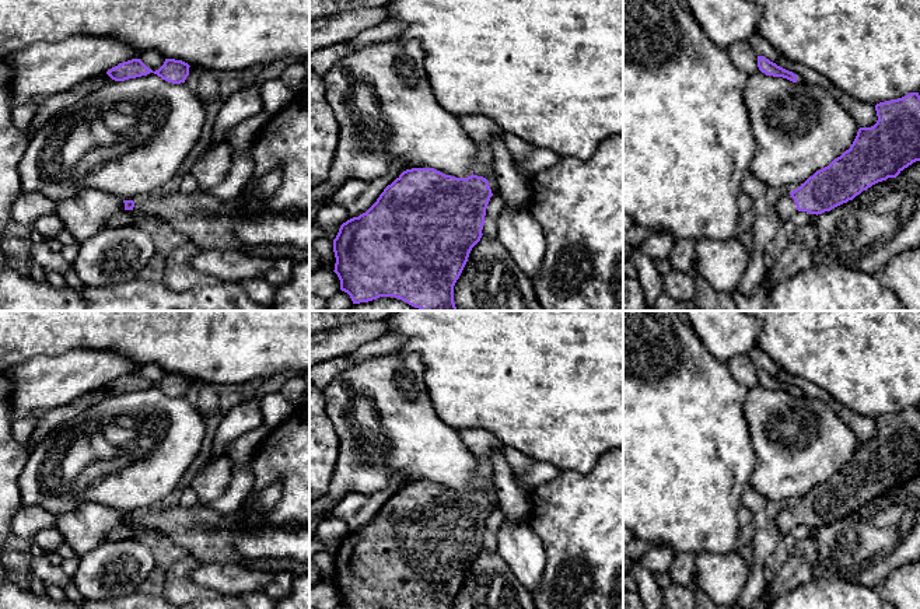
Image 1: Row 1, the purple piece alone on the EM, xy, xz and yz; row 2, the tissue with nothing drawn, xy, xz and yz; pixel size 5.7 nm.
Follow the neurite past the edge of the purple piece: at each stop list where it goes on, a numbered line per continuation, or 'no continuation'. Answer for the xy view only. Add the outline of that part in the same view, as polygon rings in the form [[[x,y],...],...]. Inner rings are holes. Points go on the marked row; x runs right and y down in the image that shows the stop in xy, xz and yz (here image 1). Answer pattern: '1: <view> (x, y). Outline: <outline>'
1: xy (200, 217). Outline: [[[175,192],[168,196],[153,195],[134,202],[133,211],[148,220],[161,223],[174,237],[188,238],[202,249],[237,249],[273,260],[290,258],[294,263],[308,260],[309,249],[293,245],[249,245],[241,241],[234,224],[245,216],[238,200],[220,200],[209,192]]]

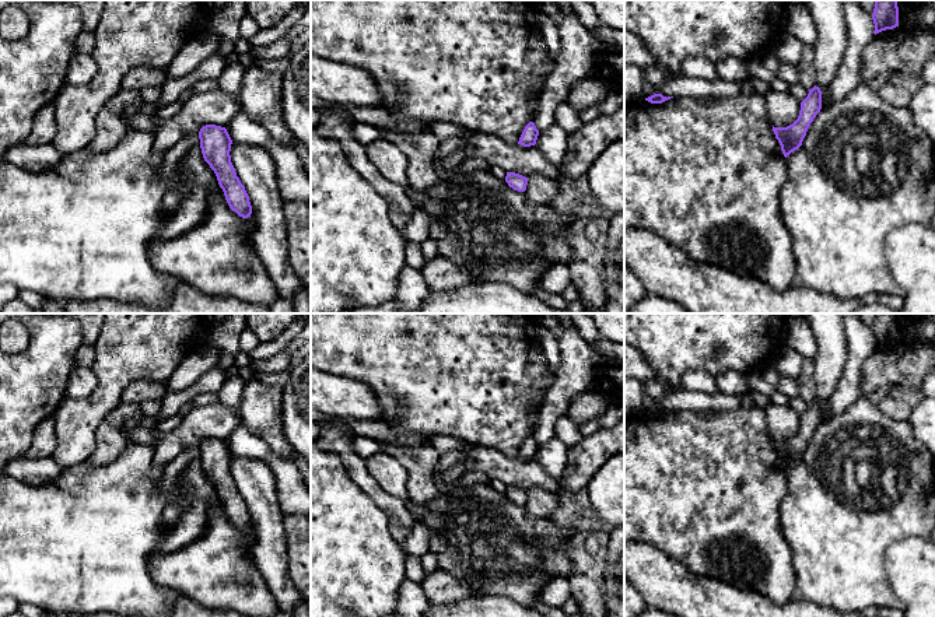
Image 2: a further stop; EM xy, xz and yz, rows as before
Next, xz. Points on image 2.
no continuation

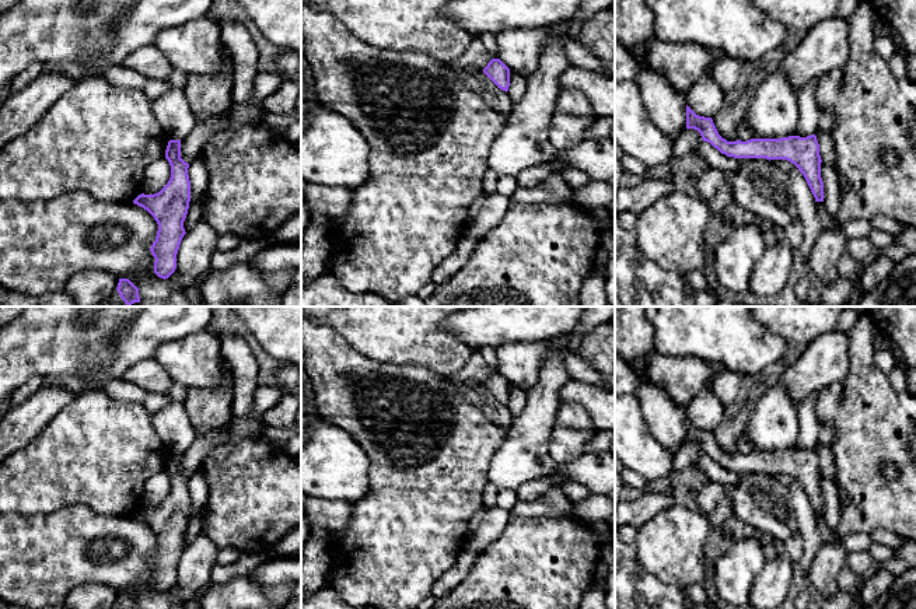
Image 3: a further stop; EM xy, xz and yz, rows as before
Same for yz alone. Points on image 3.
no continuation

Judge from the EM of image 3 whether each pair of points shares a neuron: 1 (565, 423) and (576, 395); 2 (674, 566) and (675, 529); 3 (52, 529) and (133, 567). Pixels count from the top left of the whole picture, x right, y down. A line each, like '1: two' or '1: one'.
1: two
2: one
3: one

